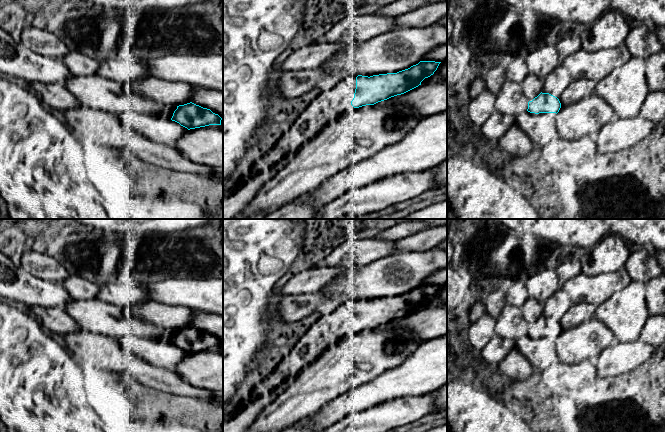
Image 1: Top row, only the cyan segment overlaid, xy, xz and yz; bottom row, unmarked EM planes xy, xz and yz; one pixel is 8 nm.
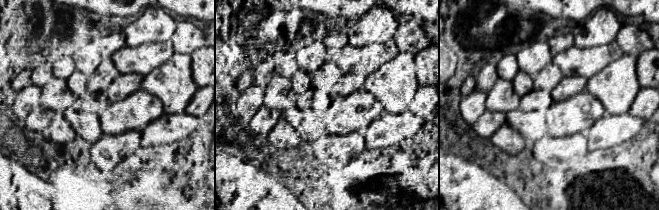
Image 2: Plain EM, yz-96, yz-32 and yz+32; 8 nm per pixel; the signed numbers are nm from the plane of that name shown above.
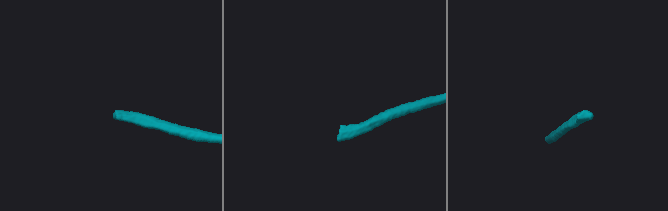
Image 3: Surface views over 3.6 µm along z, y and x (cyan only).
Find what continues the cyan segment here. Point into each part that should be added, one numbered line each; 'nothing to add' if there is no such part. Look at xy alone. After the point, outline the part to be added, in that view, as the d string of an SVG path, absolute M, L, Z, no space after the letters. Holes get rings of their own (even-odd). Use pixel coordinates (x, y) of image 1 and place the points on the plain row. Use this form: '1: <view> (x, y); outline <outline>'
nothing to add

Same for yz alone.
1: yz (551, 340); outline M532 337L532 338L534 338L534 339L546 339L554 347L554 351L555 351L556 337L539 337L539 338Z

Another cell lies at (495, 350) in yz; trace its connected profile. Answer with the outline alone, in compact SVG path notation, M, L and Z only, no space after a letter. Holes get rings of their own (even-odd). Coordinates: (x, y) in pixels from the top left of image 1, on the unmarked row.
M493 336L480 350L478 355L489 364L498 365L506 354L515 346L511 340L501 339Z

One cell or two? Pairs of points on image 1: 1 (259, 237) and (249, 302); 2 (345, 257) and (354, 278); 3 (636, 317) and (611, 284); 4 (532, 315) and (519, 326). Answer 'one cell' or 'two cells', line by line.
1: one cell
2: two cells
3: two cells
4: two cells

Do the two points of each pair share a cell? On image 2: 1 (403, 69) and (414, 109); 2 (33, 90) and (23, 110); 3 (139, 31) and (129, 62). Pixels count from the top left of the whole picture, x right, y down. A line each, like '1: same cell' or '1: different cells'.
1: different cells
2: same cell
3: different cells

